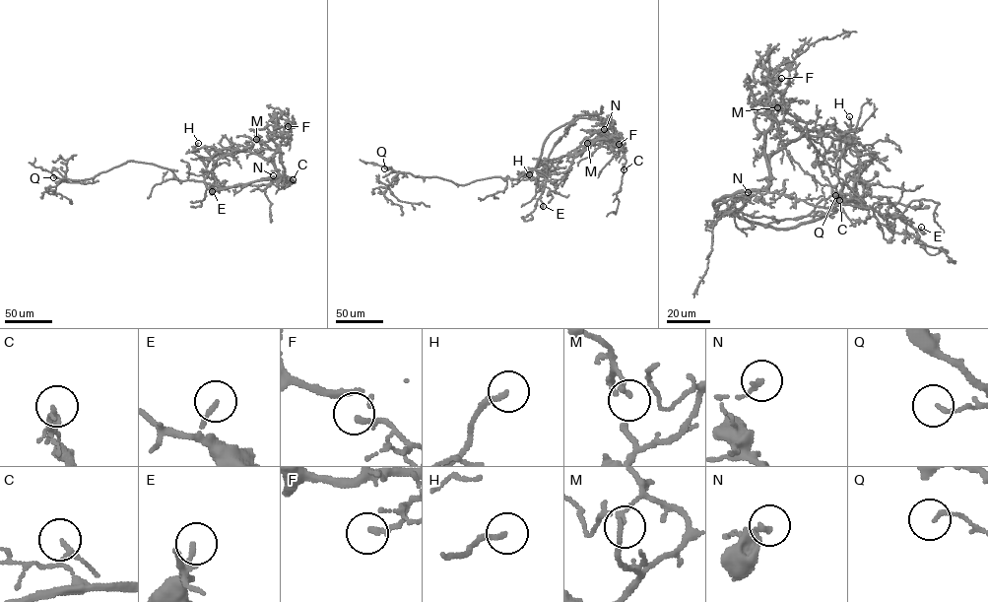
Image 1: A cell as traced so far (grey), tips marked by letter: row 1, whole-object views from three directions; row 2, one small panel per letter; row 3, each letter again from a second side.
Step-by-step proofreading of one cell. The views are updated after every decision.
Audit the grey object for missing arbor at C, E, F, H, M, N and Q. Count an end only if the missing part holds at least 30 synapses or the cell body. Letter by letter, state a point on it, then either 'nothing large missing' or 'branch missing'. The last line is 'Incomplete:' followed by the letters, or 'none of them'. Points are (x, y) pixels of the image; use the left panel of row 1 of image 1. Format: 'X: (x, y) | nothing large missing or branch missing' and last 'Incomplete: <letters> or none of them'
C: (293, 179) | nothing large missing
E: (212, 191) | nothing large missing
F: (288, 126) | nothing large missing
H: (198, 143) | nothing large missing
M: (256, 139) | nothing large missing
N: (273, 175) | nothing large missing
Q: (53, 177) | nothing large missing
Incomplete: none of them

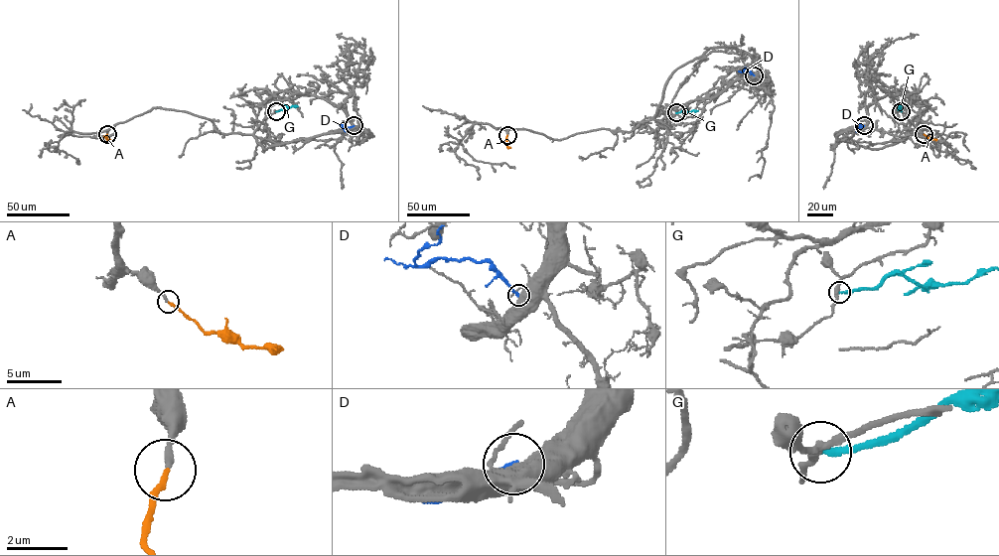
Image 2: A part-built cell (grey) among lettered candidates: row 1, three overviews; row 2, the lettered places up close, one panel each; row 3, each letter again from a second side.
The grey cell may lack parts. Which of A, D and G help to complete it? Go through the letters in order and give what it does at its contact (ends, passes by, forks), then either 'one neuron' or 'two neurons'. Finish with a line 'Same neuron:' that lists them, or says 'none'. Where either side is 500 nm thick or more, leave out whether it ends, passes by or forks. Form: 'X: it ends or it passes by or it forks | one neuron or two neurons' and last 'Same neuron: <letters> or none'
A: it ends | one neuron
D: it ends | two neurons
G: it ends | two neurons
Same neuron: A

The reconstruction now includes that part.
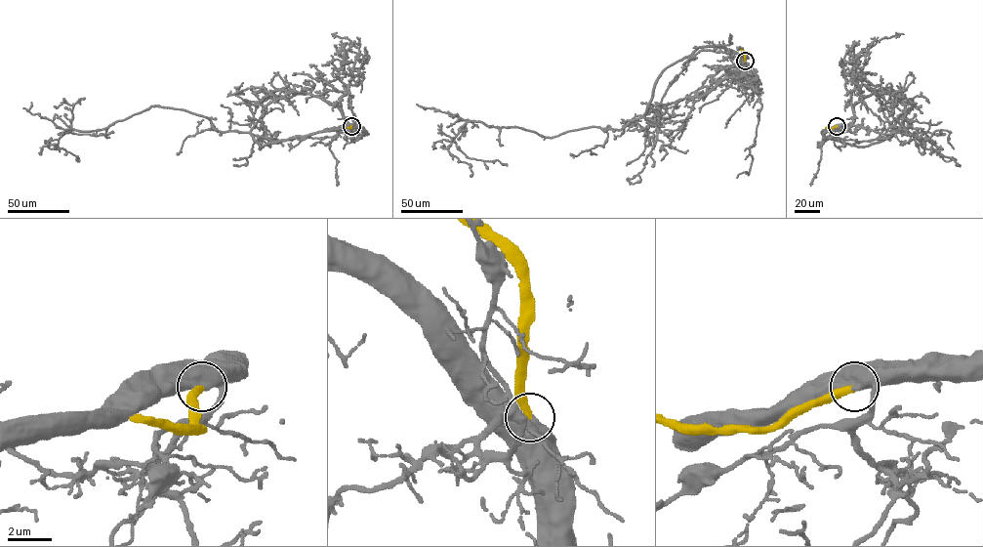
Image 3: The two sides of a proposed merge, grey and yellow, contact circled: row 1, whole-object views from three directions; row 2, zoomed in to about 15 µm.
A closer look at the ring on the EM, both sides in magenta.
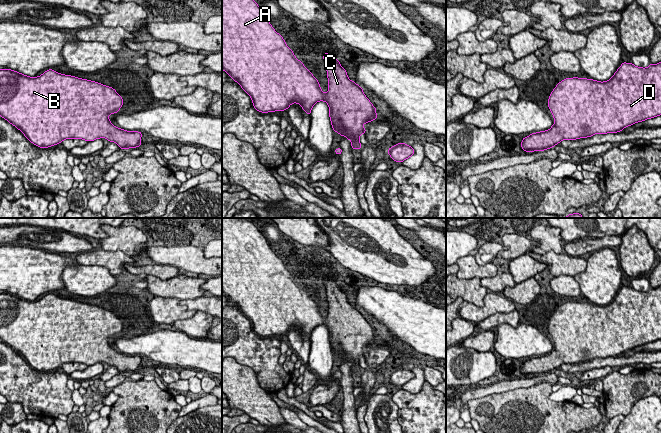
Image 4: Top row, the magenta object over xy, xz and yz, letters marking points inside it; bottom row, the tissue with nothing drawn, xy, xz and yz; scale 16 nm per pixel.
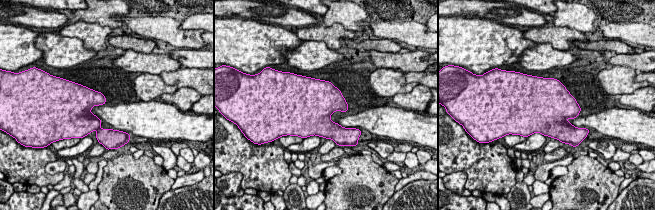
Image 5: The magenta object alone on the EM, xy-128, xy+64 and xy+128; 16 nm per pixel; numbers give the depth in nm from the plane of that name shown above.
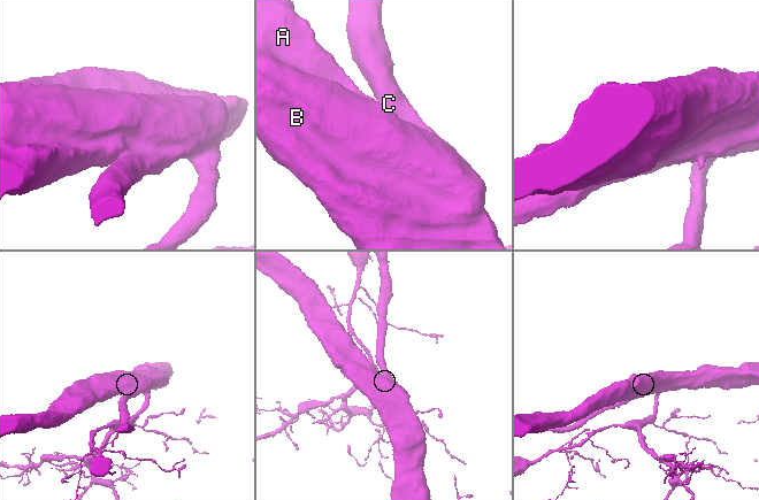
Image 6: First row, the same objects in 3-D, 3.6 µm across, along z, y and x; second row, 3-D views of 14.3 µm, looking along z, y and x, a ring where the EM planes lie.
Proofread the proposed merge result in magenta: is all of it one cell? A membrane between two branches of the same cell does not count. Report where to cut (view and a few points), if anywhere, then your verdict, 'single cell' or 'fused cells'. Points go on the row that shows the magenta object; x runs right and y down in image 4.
no cut | single cell

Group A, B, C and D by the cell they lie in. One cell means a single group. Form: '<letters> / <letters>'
A B C D

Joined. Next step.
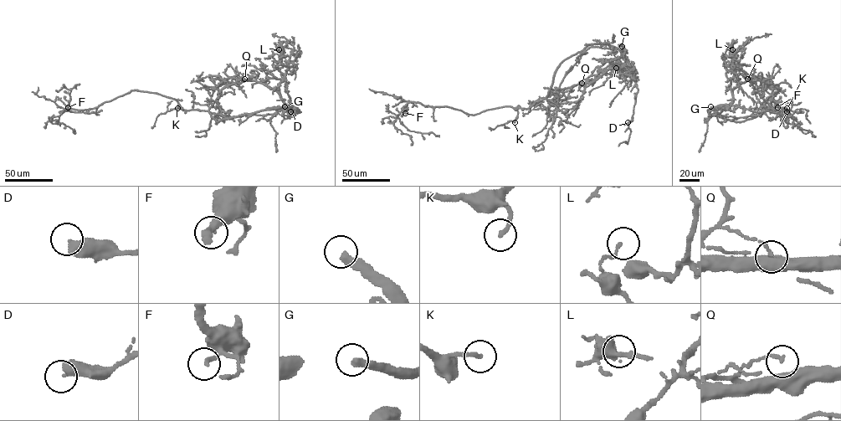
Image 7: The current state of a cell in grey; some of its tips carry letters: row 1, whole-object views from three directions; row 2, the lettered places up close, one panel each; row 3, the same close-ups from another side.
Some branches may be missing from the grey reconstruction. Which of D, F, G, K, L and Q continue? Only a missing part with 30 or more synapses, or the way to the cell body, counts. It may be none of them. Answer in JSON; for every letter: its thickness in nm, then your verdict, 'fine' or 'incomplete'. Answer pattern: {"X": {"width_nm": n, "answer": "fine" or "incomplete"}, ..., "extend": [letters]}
{"D": {"width_nm": 480, "answer": "fine"}, "F": {"width_nm": 170, "answer": "fine"}, "G": {"width_nm": 360, "answer": "incomplete"}, "K": {"width_nm": 180, "answer": "incomplete"}, "L": {"width_nm": 100, "answer": "fine"}, "Q": {"width_nm": 170, "answer": "fine"}, "extend": ["G", "K"]}

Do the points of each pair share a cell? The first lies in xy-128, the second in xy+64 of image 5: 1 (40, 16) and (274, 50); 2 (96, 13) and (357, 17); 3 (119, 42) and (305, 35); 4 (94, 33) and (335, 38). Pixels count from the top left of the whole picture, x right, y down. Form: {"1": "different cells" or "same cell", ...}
{"1": "different cells", "2": "same cell", "3": "different cells", "4": "same cell"}

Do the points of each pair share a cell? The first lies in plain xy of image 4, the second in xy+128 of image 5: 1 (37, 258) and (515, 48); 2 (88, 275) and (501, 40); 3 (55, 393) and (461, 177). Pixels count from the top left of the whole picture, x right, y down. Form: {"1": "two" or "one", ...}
{"1": "one", "2": "two", "3": "two"}

